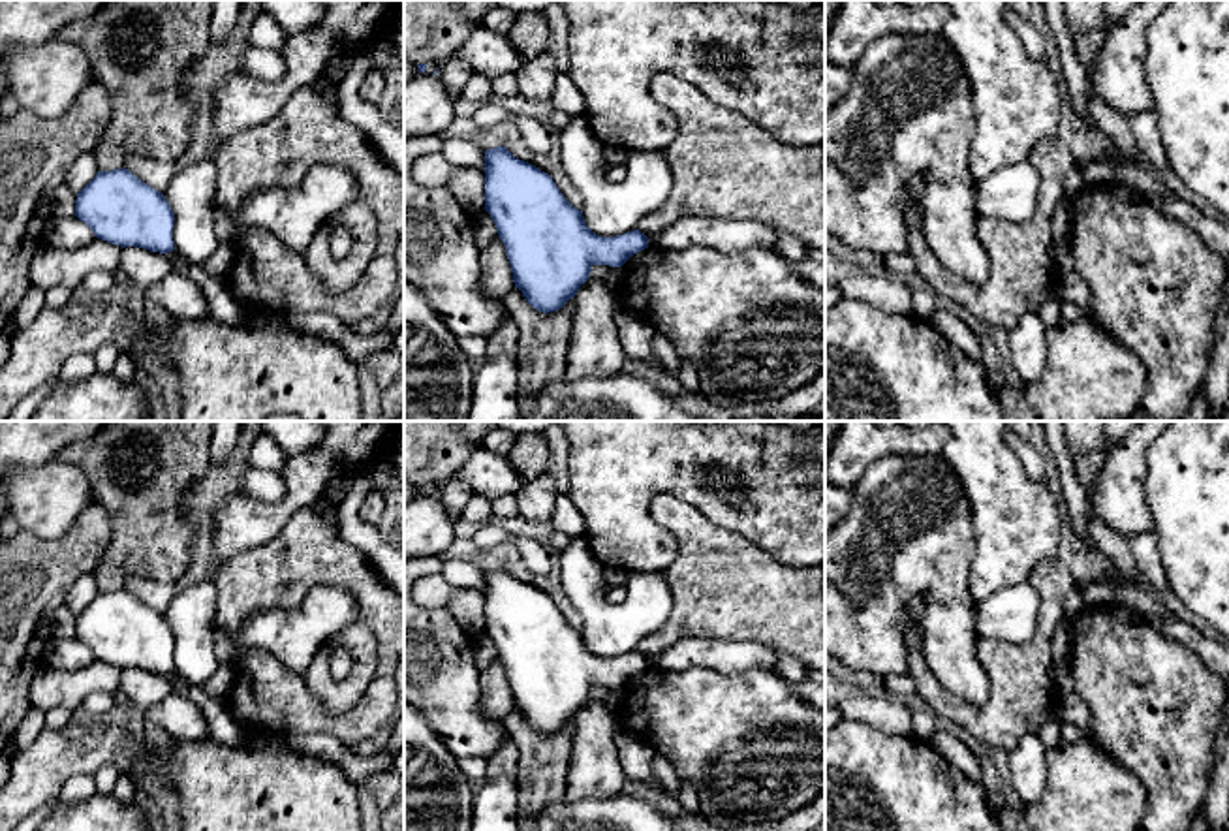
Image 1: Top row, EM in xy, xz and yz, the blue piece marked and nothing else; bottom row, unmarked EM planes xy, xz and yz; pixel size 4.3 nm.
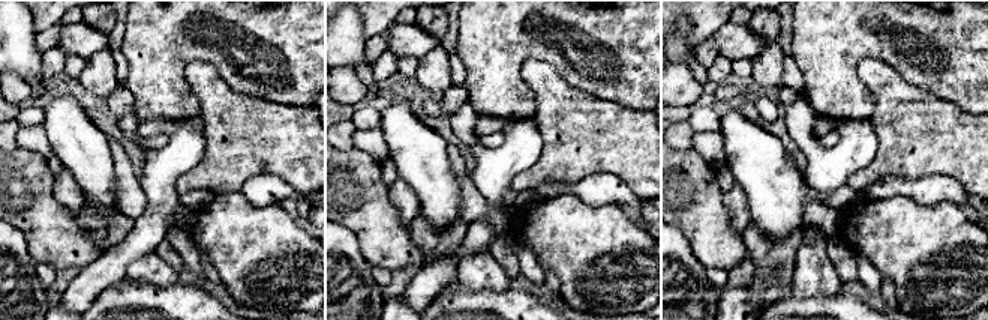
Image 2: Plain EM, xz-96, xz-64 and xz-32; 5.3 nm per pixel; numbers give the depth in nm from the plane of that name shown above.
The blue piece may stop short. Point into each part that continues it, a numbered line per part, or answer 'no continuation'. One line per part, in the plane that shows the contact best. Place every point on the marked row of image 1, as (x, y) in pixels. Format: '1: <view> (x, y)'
no continuation

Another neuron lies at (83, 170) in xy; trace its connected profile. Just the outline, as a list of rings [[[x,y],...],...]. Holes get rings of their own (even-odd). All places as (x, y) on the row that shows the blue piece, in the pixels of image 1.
[[[94,152],[81,154],[66,173],[64,182],[79,194],[98,175]]]

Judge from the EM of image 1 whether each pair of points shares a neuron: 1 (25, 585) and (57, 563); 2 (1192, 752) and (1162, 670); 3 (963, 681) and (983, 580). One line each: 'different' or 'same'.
1: same
2: same
3: different

